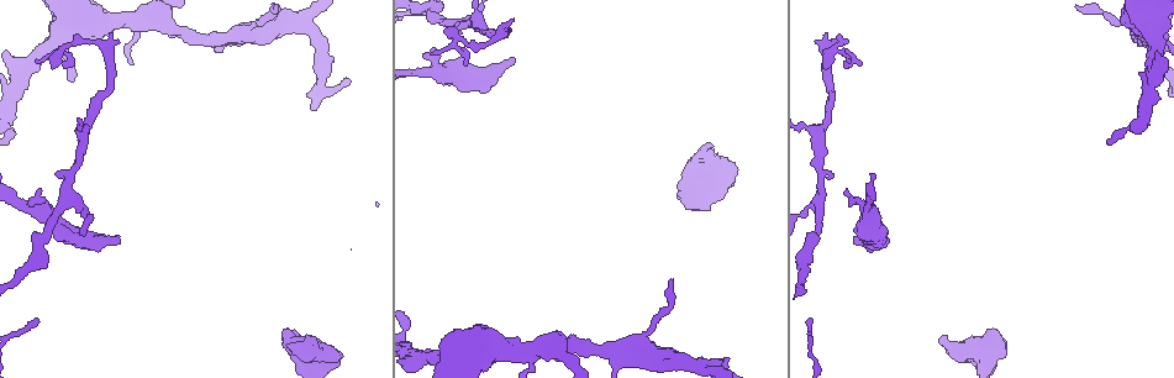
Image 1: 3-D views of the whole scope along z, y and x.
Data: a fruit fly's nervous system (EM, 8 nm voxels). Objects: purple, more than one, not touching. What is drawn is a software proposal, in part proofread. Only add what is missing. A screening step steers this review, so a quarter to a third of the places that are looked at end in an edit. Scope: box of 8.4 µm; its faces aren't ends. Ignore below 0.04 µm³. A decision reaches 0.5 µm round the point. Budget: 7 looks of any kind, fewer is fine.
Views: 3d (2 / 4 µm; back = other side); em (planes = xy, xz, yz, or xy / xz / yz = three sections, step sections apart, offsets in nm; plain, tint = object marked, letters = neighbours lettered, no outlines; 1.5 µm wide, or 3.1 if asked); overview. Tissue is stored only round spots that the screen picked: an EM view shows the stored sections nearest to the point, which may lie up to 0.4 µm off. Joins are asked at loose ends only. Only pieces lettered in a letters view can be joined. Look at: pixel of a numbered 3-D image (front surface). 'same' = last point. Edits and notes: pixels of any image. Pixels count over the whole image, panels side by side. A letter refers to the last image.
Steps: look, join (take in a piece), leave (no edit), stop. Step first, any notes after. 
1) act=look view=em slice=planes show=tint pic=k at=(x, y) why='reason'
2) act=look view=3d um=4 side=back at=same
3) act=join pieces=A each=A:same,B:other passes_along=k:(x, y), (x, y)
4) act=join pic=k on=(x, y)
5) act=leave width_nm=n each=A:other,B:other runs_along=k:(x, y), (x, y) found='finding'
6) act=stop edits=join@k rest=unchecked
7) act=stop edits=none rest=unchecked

act=look view=3d um=2 side=back pic=1 at=(855, 242) why='an open end'

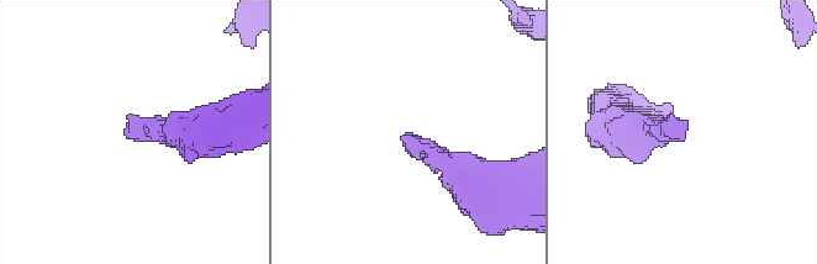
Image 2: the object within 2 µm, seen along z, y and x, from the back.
act=look view=em slice=planes show=letters pic=2 at=(408, 138) why='need the tissue'

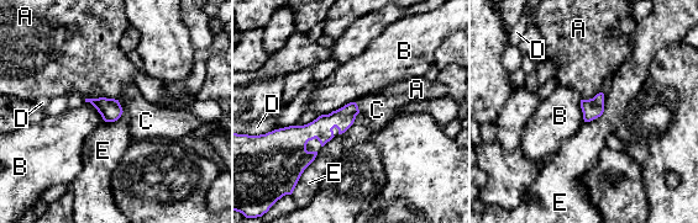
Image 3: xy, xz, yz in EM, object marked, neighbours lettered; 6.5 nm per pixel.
act=join pieces=C each=A:other,B:other,C:same,D:other,E:other passes_along=3:(110, 109), (120, 106), (146, 121) found='it goes on there'

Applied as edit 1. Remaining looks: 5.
act=look view=overview

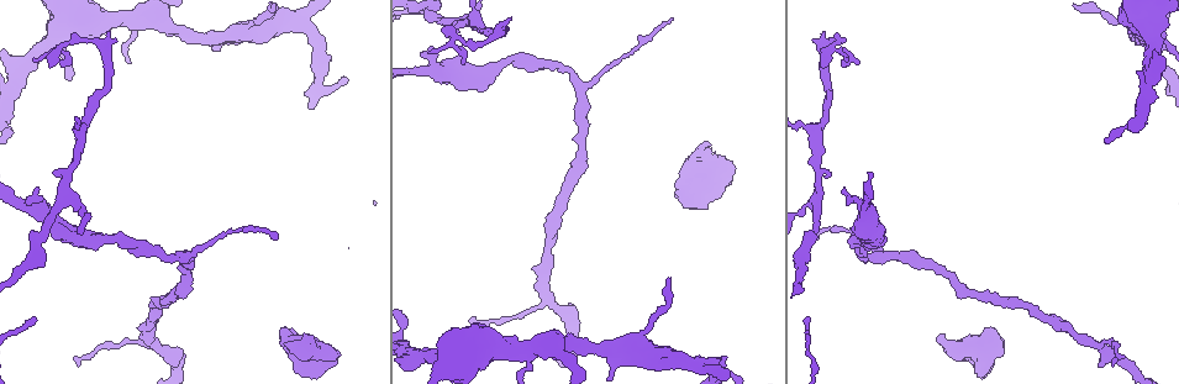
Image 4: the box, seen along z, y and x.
act=look view=em slice=planes show=letters pic=4 at=(823, 67) why='free end'

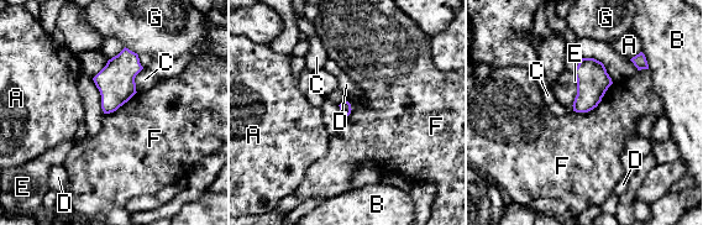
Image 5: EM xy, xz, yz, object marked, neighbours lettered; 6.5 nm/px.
act=leave each=A:other,B:other,C:other,D:other,E:other,F:other,G:other border=5:(613, 83), (596, 106), (573, 111) found='none of them fits'

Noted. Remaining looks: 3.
act=look view=em slice=planes show=plain pic=4 at=(312, 345) why='an open end'

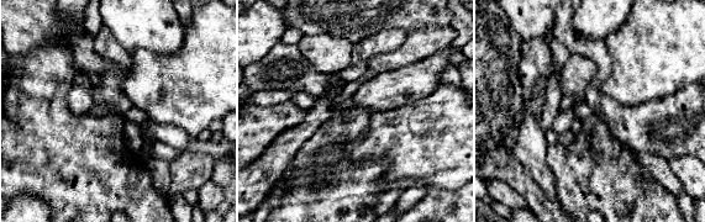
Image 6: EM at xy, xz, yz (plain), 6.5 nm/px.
act=look view=em slice=planes show=letters at=same why='what lies round it'

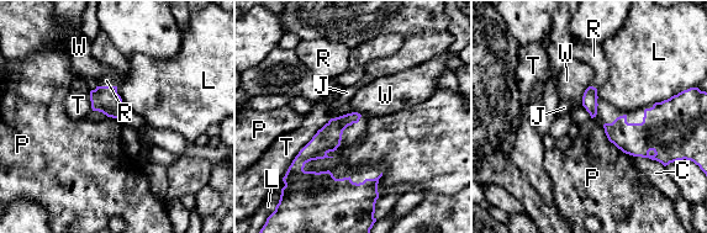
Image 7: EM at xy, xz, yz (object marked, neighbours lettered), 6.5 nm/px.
act=join pieces=R each=C:other,J:other,L:other,P:other,R:same,T:other,W:other passes_along=7:(104, 99), (107, 86), (106, 80) found='the neuron continues'

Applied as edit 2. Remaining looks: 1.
act=stop edits=join@3,join@7 rest=unchecked

